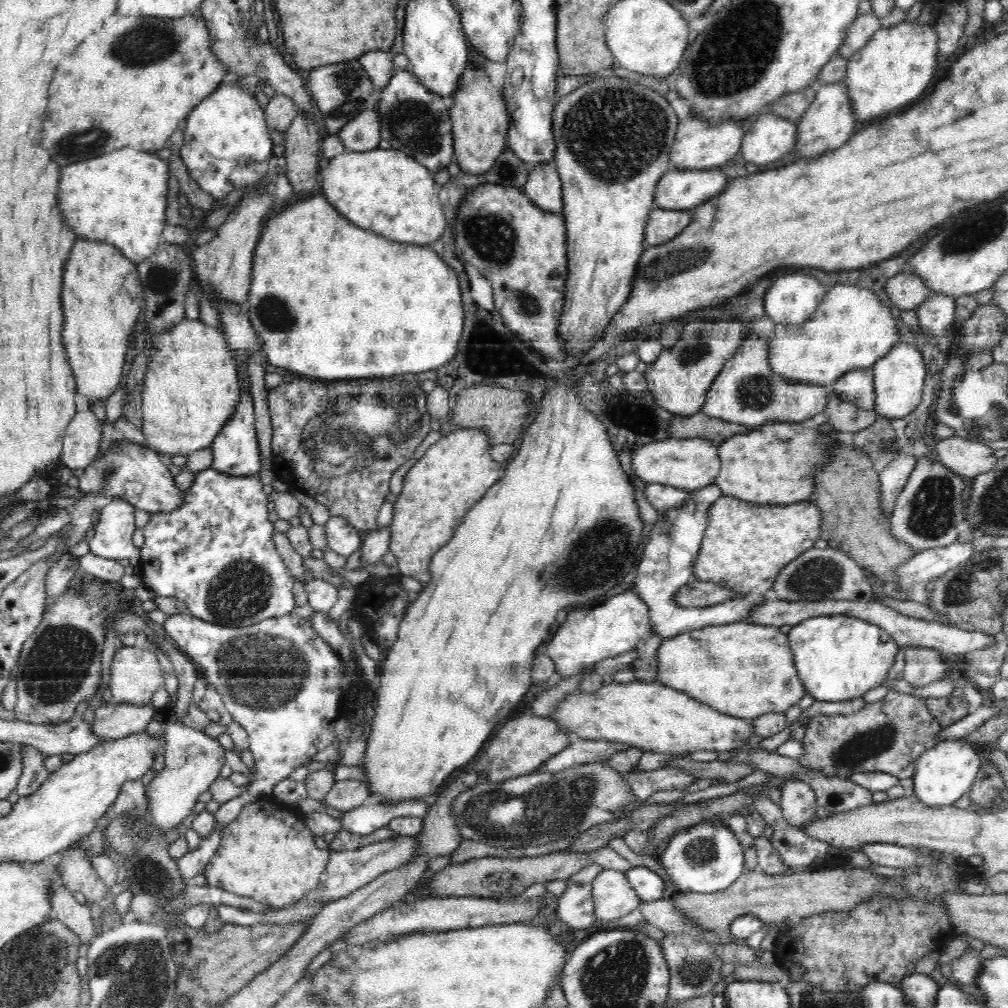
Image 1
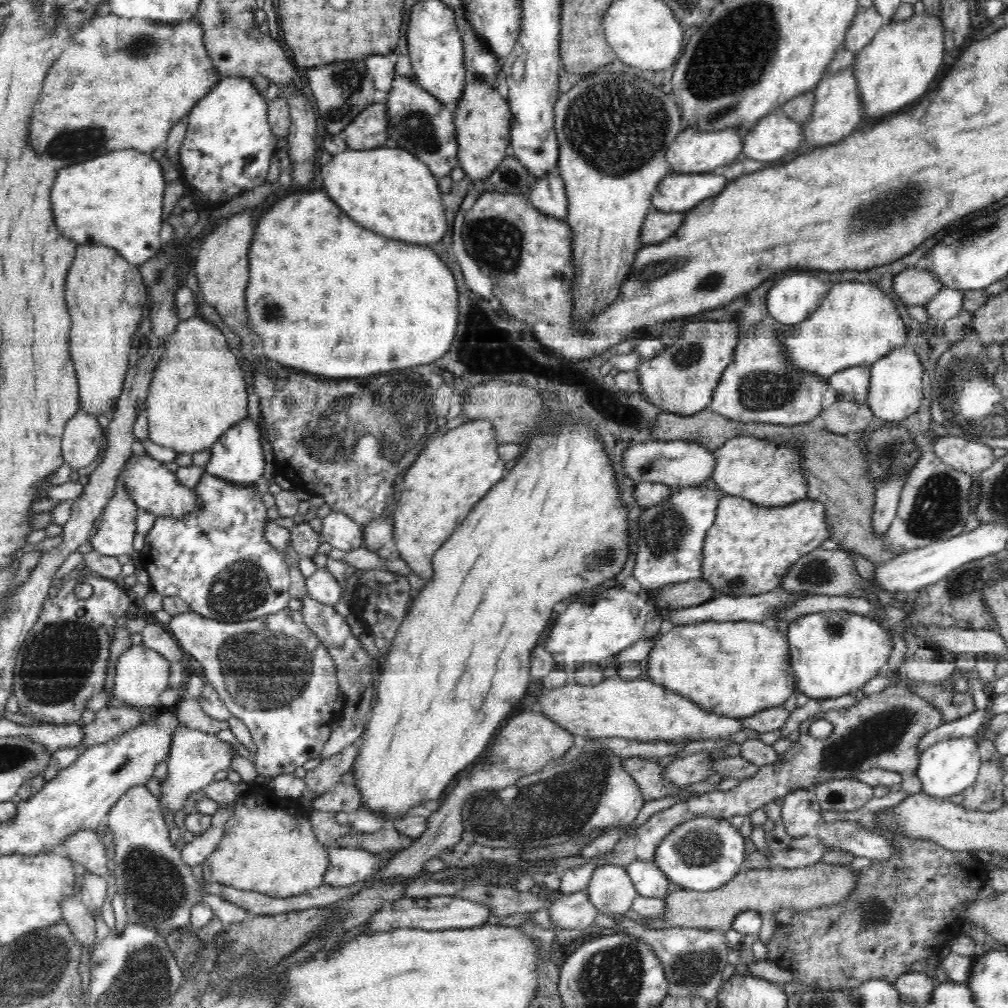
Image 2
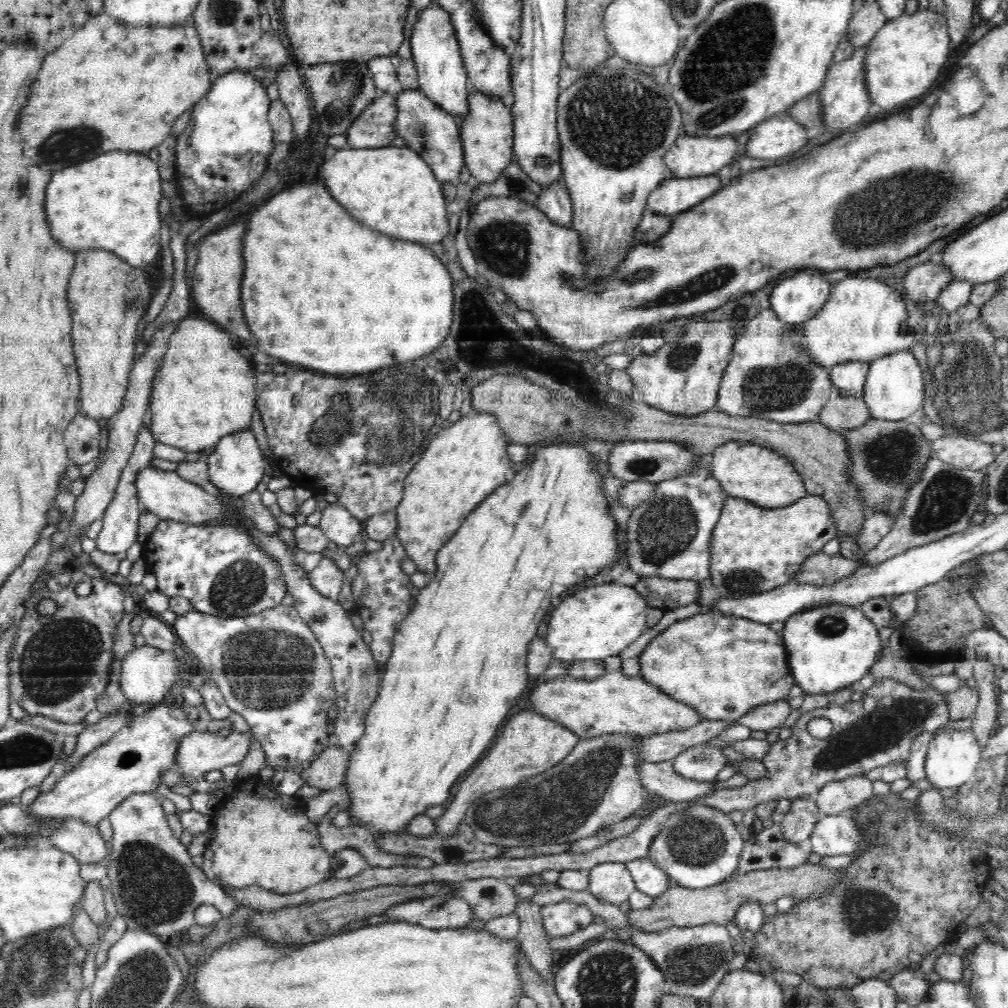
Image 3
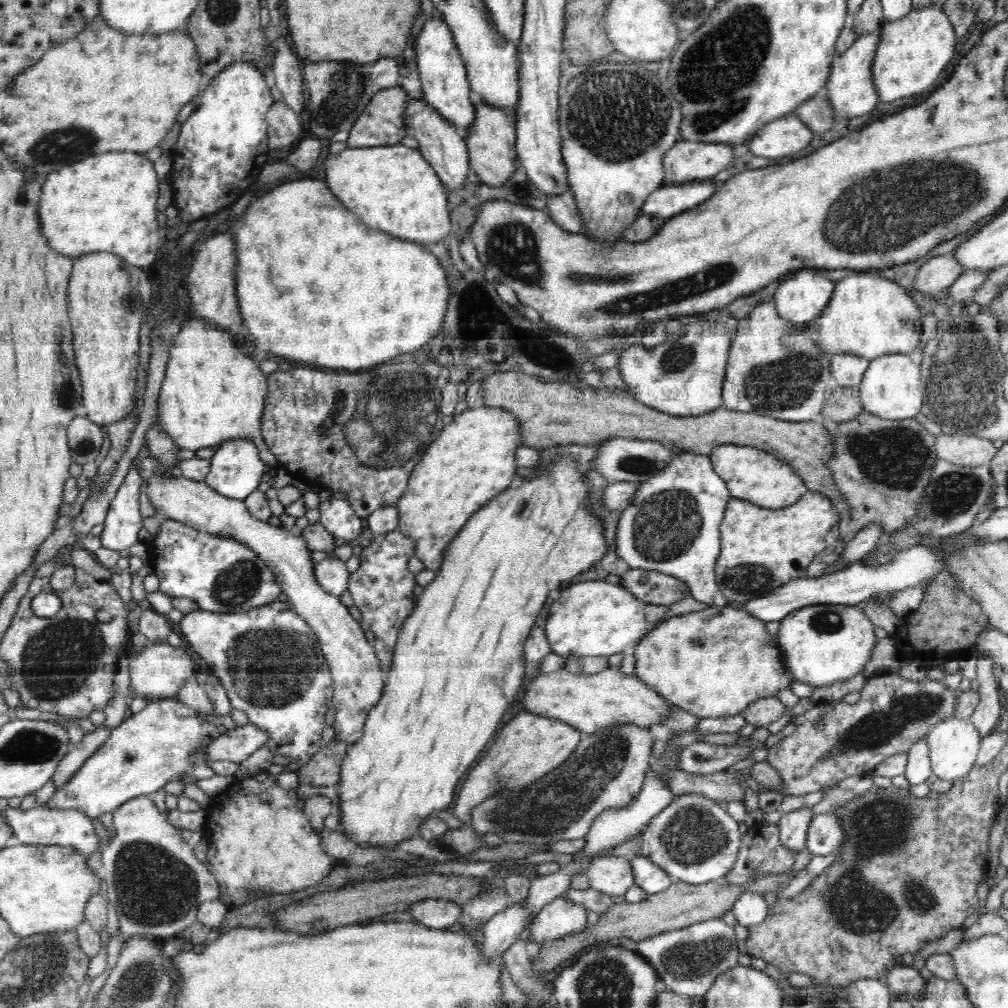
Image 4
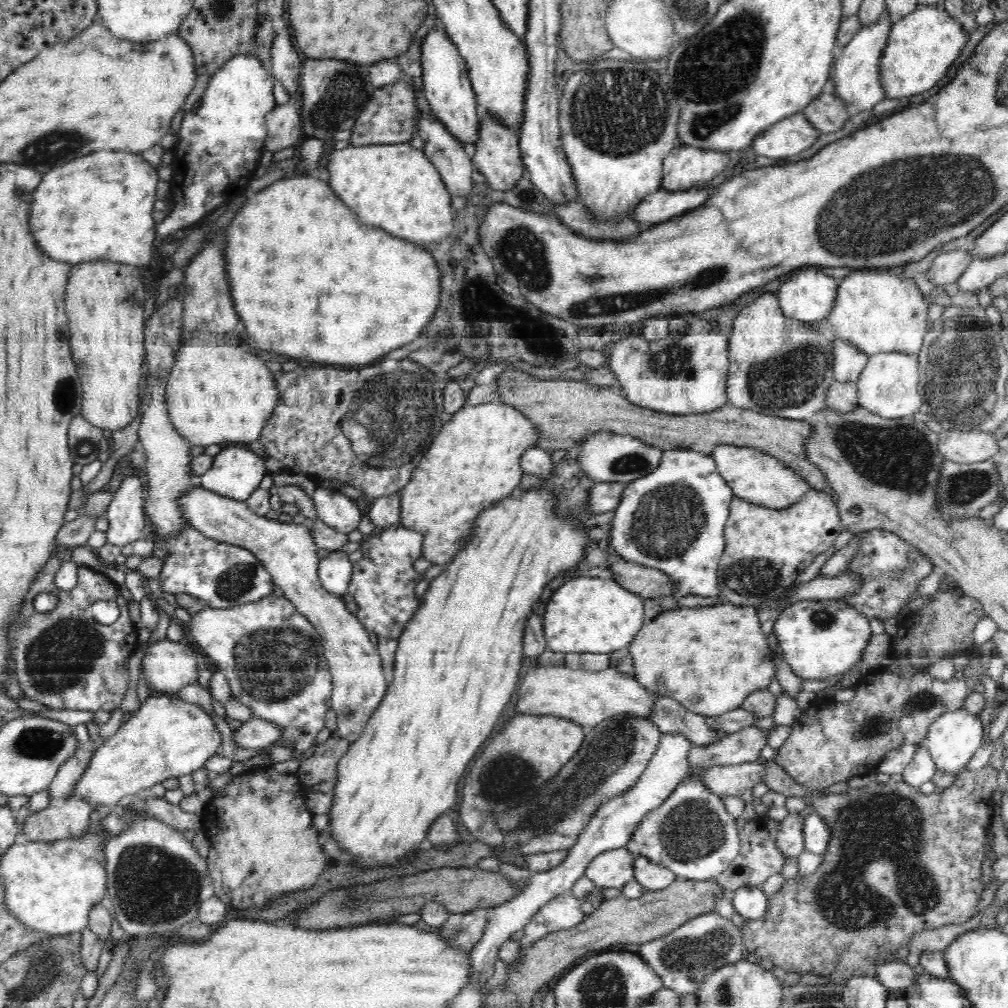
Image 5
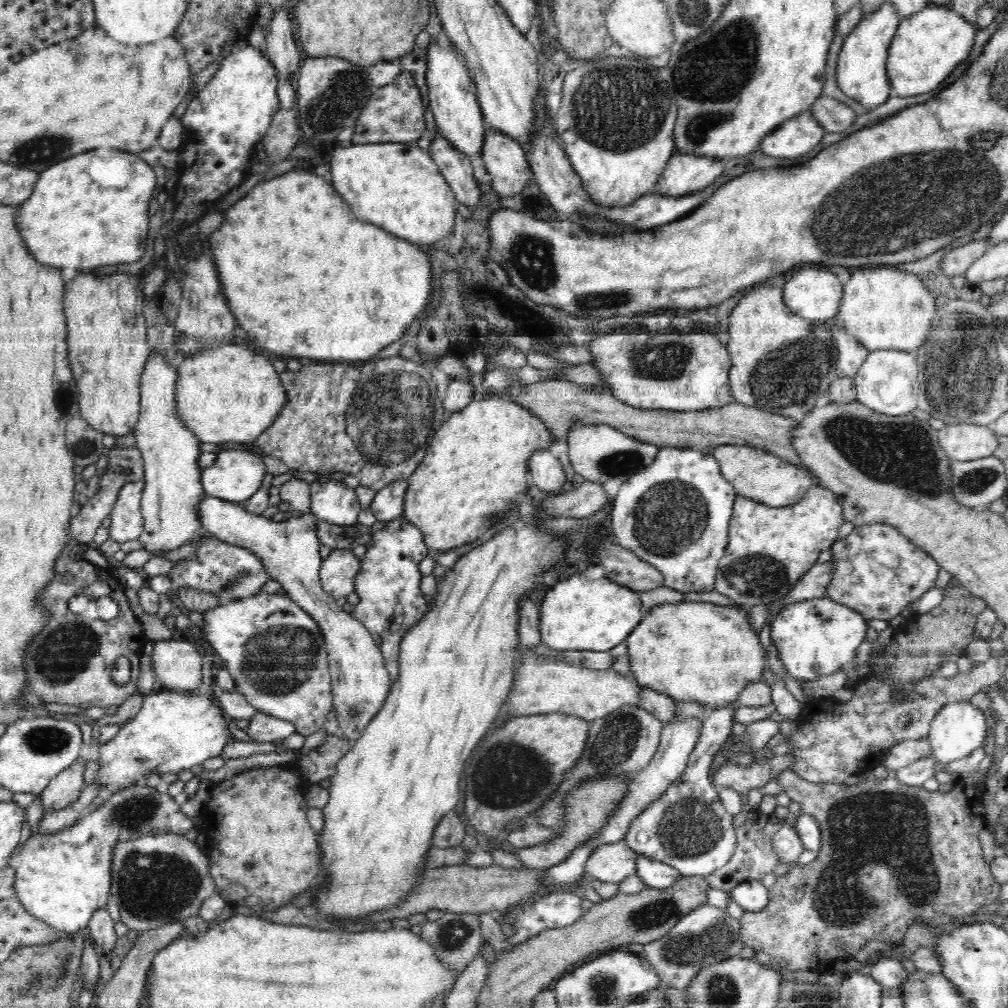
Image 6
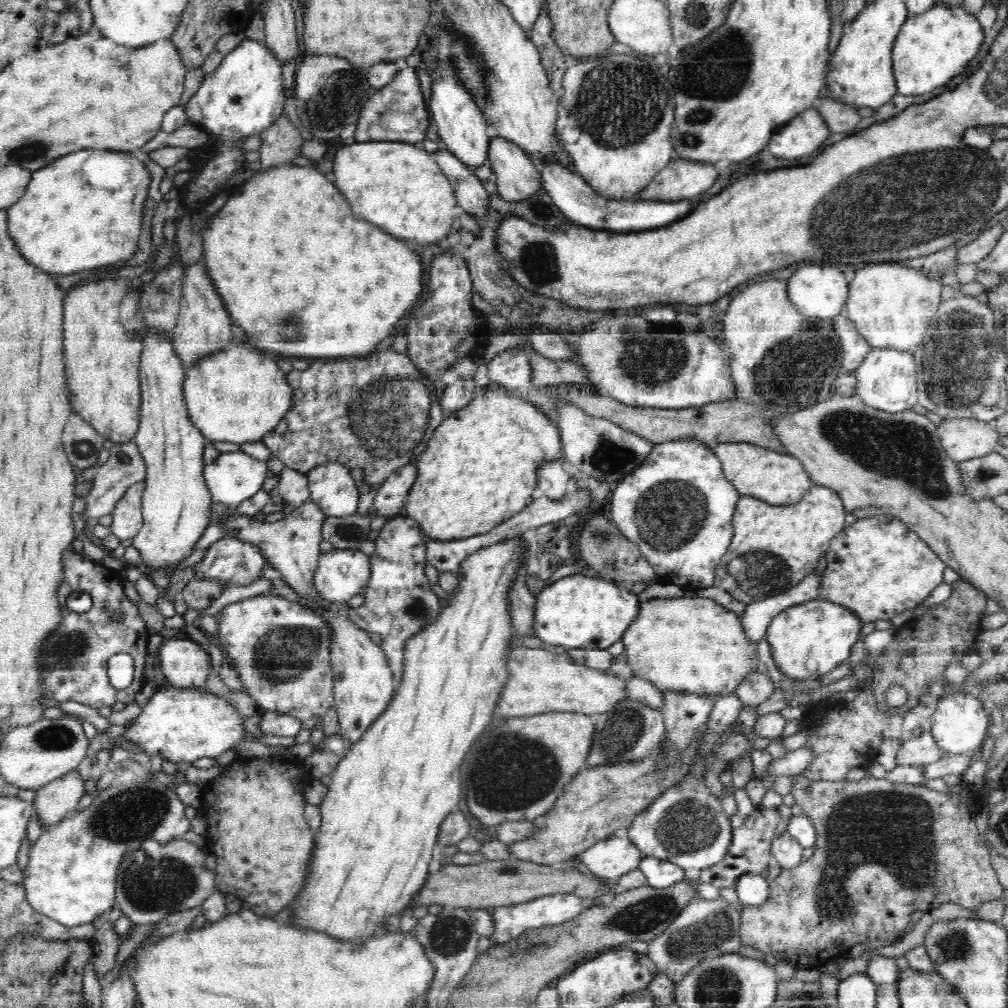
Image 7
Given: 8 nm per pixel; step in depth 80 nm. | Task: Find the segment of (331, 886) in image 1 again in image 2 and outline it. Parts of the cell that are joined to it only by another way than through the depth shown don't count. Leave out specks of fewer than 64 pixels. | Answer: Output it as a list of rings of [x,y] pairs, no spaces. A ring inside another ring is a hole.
[[[132,787],[106,816],[116,838],[113,854],[115,886],[118,886],[117,894],[125,896],[127,922],[142,924],[162,933],[186,928],[189,927],[191,908],[198,903],[208,904],[224,928],[244,922],[250,913],[245,908],[204,893],[202,882],[194,879],[192,868],[180,860],[180,852],[172,846],[174,842],[170,842],[163,813],[158,797],[146,787]],[[328,846],[329,865],[322,879],[322,884],[334,888],[349,888],[380,869],[380,856],[385,860],[392,860],[395,854],[392,851],[379,853],[368,852],[359,848]]]

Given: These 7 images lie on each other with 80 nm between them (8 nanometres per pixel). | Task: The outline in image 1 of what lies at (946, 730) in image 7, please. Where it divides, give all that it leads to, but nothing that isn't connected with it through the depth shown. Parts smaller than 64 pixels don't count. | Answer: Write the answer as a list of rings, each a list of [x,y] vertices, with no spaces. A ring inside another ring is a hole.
[[[957,739],[942,740],[924,752],[911,776],[914,782],[913,794],[926,805],[953,805],[956,800],[960,800],[972,788],[981,768],[977,750],[970,743]]]

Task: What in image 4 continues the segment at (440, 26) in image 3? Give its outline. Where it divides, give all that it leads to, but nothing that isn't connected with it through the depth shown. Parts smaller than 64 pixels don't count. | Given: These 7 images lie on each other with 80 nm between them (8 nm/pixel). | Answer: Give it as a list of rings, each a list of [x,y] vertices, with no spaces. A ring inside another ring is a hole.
[[[434,14],[422,27],[416,42],[416,64],[422,83],[425,101],[438,111],[454,128],[465,133],[475,122],[475,98],[469,87],[465,62],[454,43],[452,31],[440,14]]]

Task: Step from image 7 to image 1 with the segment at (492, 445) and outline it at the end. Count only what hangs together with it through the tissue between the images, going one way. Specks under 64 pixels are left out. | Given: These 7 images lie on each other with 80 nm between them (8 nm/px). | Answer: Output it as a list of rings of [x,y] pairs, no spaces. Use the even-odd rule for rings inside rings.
[[[484,427],[460,428],[442,436],[410,467],[403,479],[402,491],[393,502],[393,521],[389,528],[389,549],[396,556],[397,569],[402,575],[427,584],[431,579],[429,564],[432,557],[452,538],[462,516],[472,508],[472,504],[478,502],[488,488],[504,476],[505,467],[494,457],[490,458],[491,446]]]

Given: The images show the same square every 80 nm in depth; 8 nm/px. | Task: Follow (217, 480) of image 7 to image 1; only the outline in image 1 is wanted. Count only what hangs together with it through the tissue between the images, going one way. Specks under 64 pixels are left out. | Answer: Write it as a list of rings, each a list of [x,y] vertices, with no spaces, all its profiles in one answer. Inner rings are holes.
[[[244,389],[240,398],[239,412],[232,416],[232,420],[222,428],[209,446],[213,452],[213,462],[210,465],[213,470],[239,478],[256,476],[260,472],[262,453],[257,439],[254,408],[253,396]]]

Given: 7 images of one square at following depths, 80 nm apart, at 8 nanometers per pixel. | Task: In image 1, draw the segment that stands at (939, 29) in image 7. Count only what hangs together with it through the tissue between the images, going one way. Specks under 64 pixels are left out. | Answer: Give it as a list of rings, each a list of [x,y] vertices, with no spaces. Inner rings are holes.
[[[904,20],[895,26],[877,30],[866,46],[859,48],[850,58],[844,81],[850,89],[850,100],[858,122],[880,116],[884,112],[906,106],[918,100],[932,82],[939,37],[934,25],[920,25],[916,20]]]

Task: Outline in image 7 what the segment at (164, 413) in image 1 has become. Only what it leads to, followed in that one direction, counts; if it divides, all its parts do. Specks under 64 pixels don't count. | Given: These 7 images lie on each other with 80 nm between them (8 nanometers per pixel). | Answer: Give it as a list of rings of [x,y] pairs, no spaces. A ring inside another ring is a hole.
[[[226,348],[186,369],[183,395],[192,424],[208,441],[258,442],[274,430],[295,406],[294,386],[288,383],[276,360],[246,348]]]

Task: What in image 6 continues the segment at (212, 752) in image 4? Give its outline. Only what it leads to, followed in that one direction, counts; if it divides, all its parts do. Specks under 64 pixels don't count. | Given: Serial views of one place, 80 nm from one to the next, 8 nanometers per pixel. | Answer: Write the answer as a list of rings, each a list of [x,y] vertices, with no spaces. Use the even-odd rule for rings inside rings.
[[[257,712],[250,719],[246,732],[253,742],[273,742],[294,734],[295,725],[290,720],[280,720],[275,716]]]

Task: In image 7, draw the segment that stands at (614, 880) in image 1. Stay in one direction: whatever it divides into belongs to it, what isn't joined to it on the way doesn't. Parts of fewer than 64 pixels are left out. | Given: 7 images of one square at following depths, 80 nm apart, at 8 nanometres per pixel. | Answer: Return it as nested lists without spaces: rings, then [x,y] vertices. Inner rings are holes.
[[[626,829],[619,834],[597,841],[580,854],[580,859],[596,876],[617,879],[626,872],[639,868],[643,853],[632,844]]]

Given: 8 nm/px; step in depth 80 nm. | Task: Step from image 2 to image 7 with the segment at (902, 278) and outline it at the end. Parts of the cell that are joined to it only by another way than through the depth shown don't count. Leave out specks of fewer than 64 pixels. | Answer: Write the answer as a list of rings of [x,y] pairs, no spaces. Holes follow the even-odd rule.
[[[998,223],[991,229],[984,230],[984,232],[971,243],[960,247],[956,252],[956,267],[982,262],[982,260],[991,253],[994,246],[996,246],[1002,233],[1004,233],[1003,223]]]

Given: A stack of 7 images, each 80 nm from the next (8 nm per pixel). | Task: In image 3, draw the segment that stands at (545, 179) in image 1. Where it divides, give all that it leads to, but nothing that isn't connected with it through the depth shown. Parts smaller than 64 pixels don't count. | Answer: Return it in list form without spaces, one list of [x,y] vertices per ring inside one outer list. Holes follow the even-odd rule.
[[[562,183],[544,187],[534,206],[553,223],[572,228],[572,222],[574,222],[572,200]]]

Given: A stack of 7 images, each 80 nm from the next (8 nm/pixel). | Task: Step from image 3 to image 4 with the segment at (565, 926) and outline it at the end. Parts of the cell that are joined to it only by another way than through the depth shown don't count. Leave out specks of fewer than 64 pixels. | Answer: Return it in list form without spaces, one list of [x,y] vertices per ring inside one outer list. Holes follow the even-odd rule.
[[[558,897],[545,904],[534,916],[530,939],[543,943],[548,938],[560,938],[586,926],[586,908],[568,898]]]

